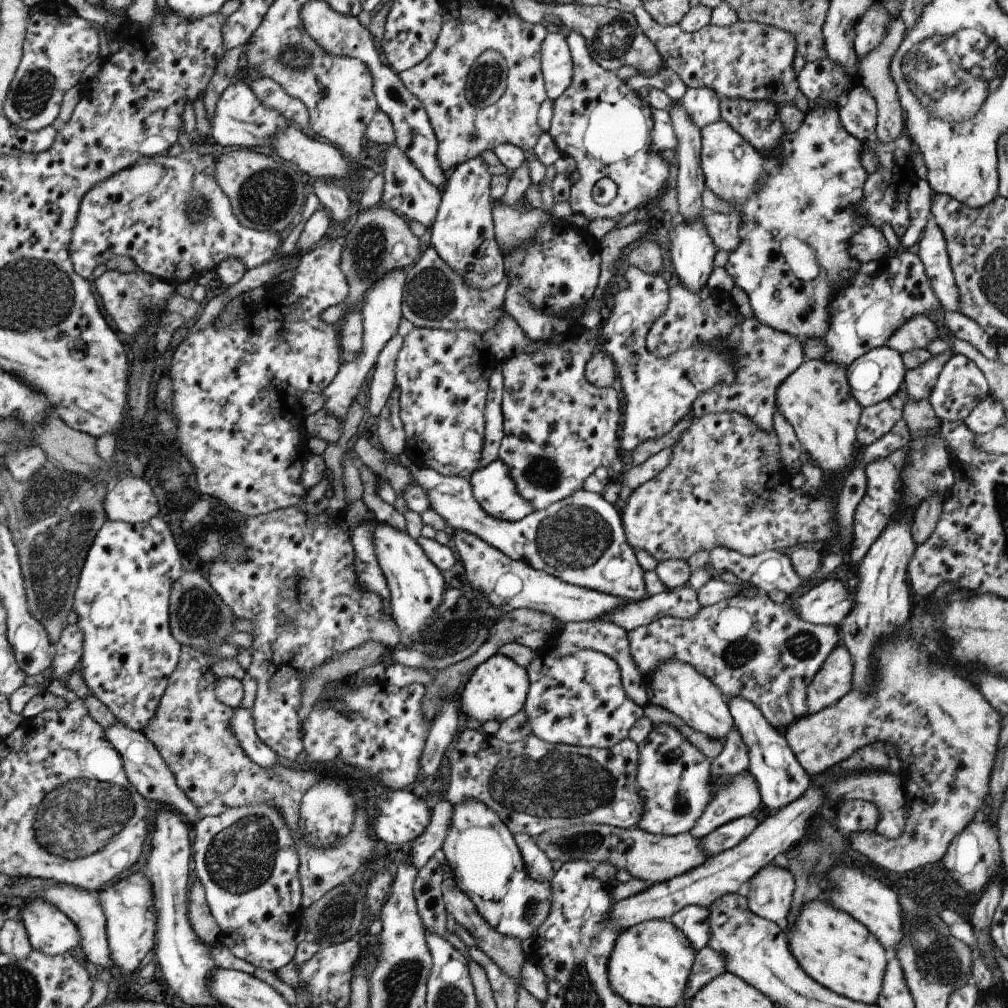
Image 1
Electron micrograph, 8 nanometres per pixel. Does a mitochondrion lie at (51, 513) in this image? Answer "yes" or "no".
yes

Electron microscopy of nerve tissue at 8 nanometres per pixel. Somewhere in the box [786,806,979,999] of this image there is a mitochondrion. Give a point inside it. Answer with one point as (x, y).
(937, 961)

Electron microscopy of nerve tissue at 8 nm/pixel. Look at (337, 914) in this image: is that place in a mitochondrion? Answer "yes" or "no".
yes

